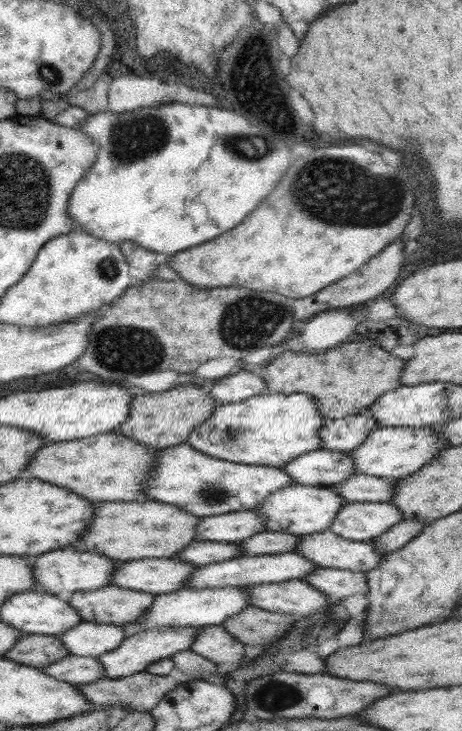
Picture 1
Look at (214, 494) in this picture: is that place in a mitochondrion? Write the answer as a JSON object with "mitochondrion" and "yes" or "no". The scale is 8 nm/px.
{"mitochondrion":"yes"}

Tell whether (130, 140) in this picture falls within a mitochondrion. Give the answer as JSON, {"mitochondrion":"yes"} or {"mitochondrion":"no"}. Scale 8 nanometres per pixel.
{"mitochondrion":"yes"}

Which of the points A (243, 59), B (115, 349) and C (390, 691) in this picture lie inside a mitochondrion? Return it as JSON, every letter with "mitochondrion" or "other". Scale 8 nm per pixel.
{"A":"other","B":"mitochondrion","C":"other"}

